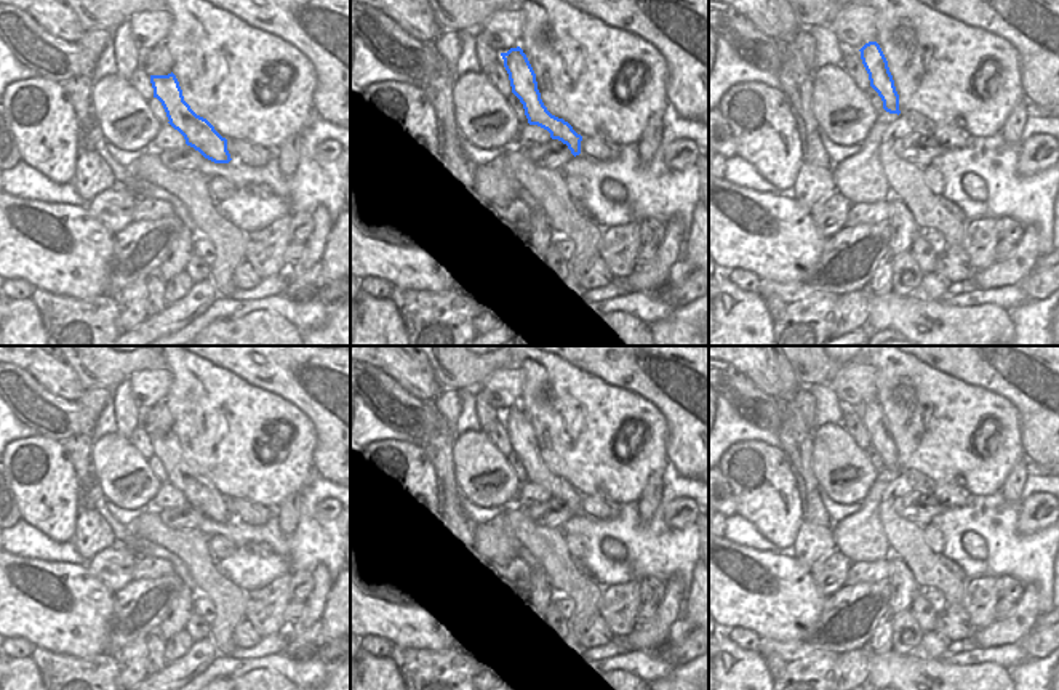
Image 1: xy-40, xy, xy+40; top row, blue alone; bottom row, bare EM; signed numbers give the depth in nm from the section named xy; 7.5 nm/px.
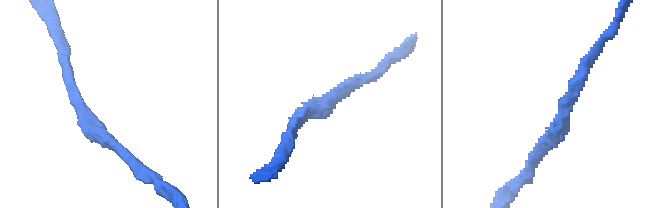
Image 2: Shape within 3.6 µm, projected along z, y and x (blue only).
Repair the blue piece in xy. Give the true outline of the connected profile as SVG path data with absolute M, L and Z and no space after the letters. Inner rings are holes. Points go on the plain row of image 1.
M520 405L510 407L501 415L509 432L512 451L523 463L528 482L547 488L552 498L566 503L574 515L579 514L582 495L568 480L547 469L537 448L536 432L523 408Z

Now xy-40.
M150 434L154 456L157 456L168 475L168 482L178 488L186 503L198 509L214 522L229 522L227 498L203 475L197 474L184 459L182 448L176 434Z

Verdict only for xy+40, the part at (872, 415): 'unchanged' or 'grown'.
unchanged

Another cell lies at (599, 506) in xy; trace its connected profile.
M589 495L581 499L581 512L597 520L619 515L621 504L605 495Z

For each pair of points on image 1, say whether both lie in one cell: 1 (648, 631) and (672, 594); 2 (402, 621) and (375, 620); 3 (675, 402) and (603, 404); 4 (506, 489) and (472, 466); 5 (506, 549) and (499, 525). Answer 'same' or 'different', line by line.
1: same
2: same
3: different
4: same
5: same

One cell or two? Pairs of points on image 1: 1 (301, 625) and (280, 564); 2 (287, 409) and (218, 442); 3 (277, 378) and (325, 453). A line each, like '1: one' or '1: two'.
1: two
2: one
3: one

